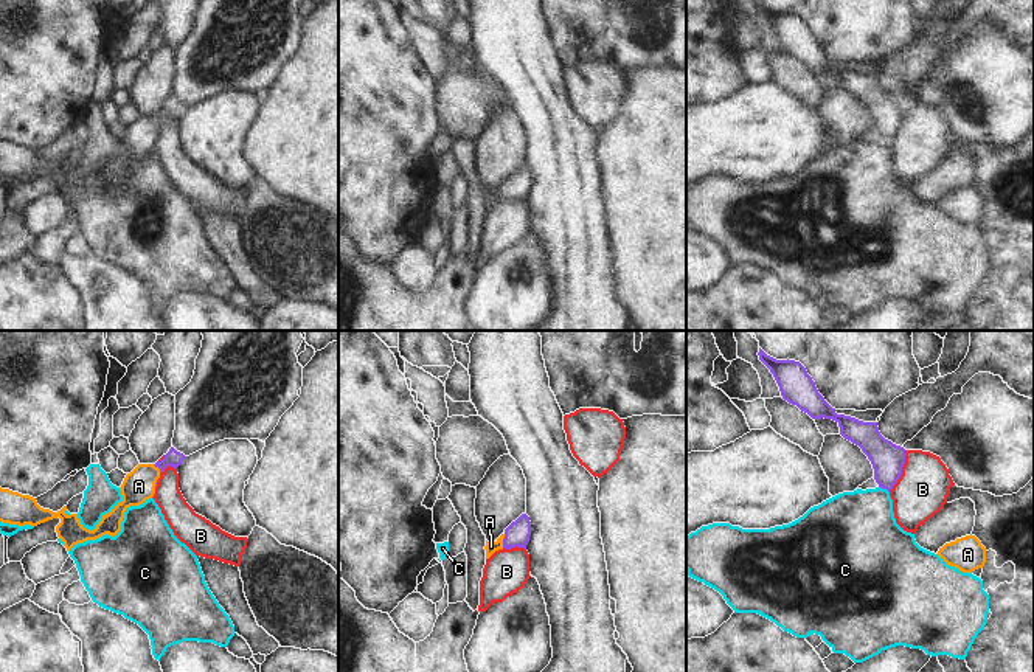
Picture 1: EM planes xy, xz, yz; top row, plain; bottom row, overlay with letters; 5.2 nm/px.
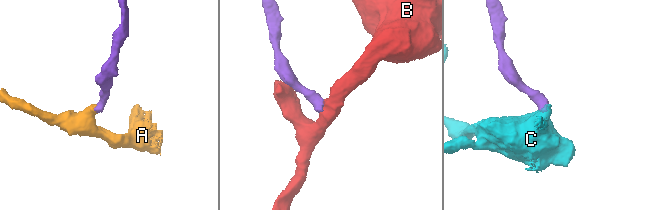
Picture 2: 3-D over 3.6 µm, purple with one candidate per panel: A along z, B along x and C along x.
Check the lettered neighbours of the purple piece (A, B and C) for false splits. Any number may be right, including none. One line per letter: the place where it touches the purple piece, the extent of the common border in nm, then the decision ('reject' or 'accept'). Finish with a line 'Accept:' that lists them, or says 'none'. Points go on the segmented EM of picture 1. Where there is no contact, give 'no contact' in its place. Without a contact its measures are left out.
A: contact xz (503, 540); length 70 nm; accept
B: contact yz (901, 471); length 240 nm; reject
C: contact yz (884, 488); length 70 nm; reject
Accept: A

